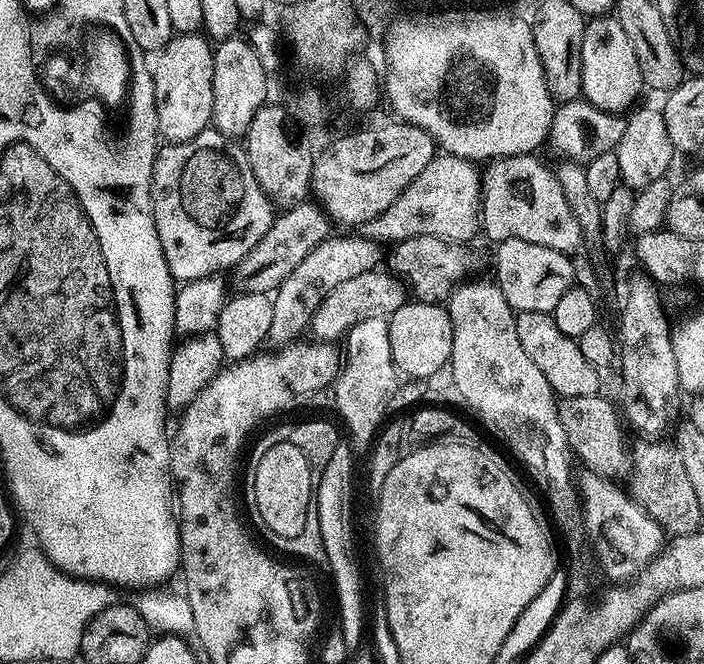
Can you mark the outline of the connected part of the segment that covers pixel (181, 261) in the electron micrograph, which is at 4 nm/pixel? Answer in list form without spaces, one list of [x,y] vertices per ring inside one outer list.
[[[168,142],[156,153],[156,165],[152,167],[152,213],[154,226],[158,230],[158,242],[162,246],[162,254],[166,258],[166,266],[170,270],[173,281],[187,282],[203,276],[223,273],[223,268],[231,269],[239,264],[246,254],[262,242],[262,238],[272,226],[274,205],[271,197],[262,190],[258,178],[254,178],[254,170],[246,168],[246,190],[244,190],[244,210],[236,214],[236,220],[228,220],[232,224],[190,224],[186,214],[182,212],[176,194],[176,178],[182,168],[182,160],[190,154],[190,148],[180,148],[175,142]]]

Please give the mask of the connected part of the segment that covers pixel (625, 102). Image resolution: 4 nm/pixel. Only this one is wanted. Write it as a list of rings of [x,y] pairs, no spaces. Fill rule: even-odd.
[[[603,14],[593,16],[584,25],[584,37],[582,38],[582,96],[588,103],[593,104],[600,112],[623,113],[623,108],[631,109],[632,102],[639,94],[640,88],[645,87],[644,79],[638,66],[638,54],[634,54],[634,45],[626,30],[622,30],[620,21],[615,15]]]

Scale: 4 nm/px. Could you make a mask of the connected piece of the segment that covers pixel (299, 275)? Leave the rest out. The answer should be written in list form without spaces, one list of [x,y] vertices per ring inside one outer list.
[[[357,234],[350,237],[342,236],[338,240],[326,239],[314,250],[310,250],[310,254],[306,254],[306,258],[298,262],[298,267],[291,272],[290,278],[281,282],[271,297],[272,317],[268,327],[267,343],[273,344],[273,349],[276,350],[295,345],[300,334],[309,331],[319,304],[332,290],[337,289],[342,282],[357,277],[358,274],[366,274],[367,271],[375,269],[379,265],[379,260],[381,263],[380,248],[381,245],[377,241]]]

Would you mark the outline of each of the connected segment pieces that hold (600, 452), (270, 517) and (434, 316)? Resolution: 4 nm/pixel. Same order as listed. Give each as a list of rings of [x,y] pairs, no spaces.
[[[597,394],[595,396],[569,396],[559,401],[558,407],[560,410],[560,421],[562,422],[562,428],[565,431],[569,446],[572,448],[575,459],[579,461],[588,472],[608,482],[615,481],[615,476],[626,475],[627,477],[629,475],[630,445],[628,446],[627,442],[624,441],[624,428],[620,425],[622,416],[617,406],[615,408],[615,406],[604,397],[604,394]]]
[[[287,438],[281,439],[281,444],[270,445],[256,464],[256,473],[252,476],[252,496],[256,499],[256,512],[261,522],[273,532],[273,537],[294,538],[302,534],[302,526],[306,526],[306,509],[314,501],[314,477],[302,450],[298,450],[298,446],[291,444]]]
[[[406,302],[388,320],[393,362],[408,378],[431,378],[452,359],[452,323],[443,303]]]

